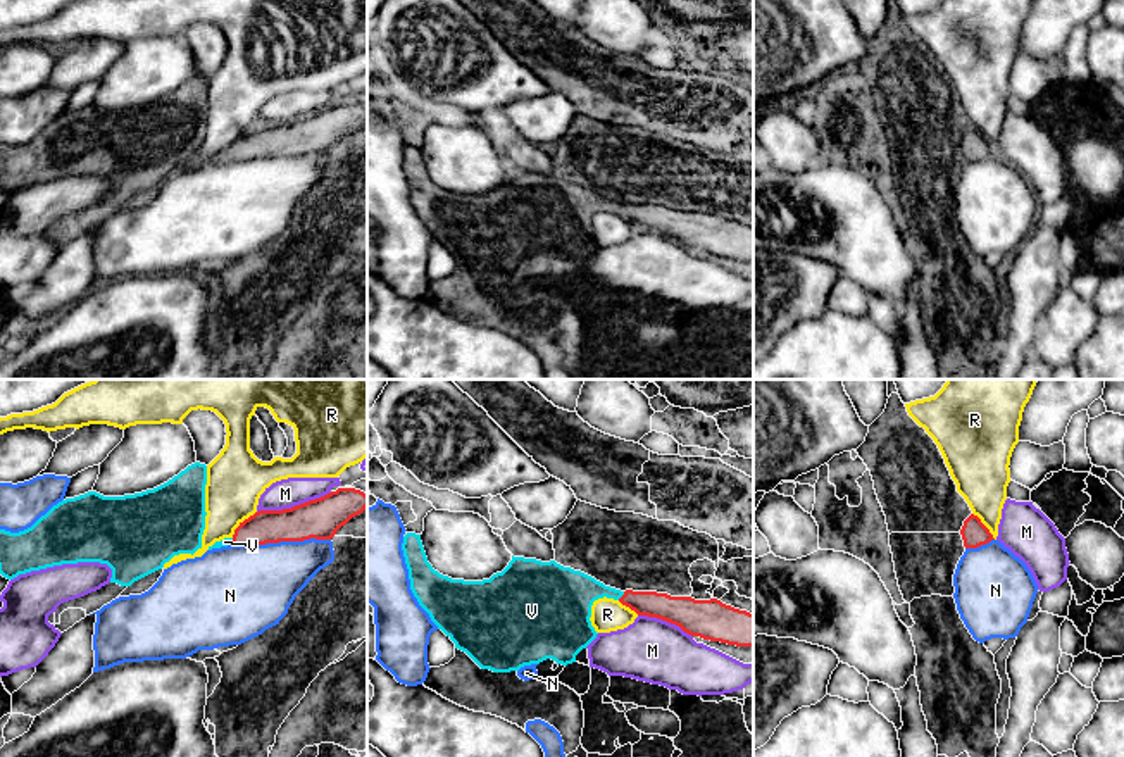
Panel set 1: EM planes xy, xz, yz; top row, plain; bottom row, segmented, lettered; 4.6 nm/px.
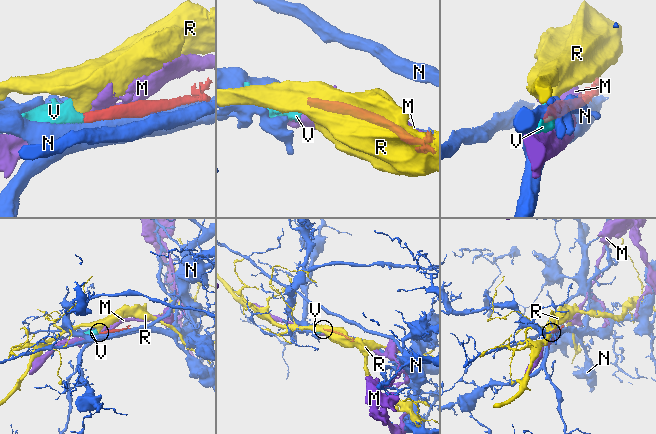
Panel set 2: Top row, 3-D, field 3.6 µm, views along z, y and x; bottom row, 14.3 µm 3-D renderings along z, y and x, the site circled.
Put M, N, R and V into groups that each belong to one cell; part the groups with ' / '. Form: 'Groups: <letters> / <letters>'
Groups: M / N / R / V

